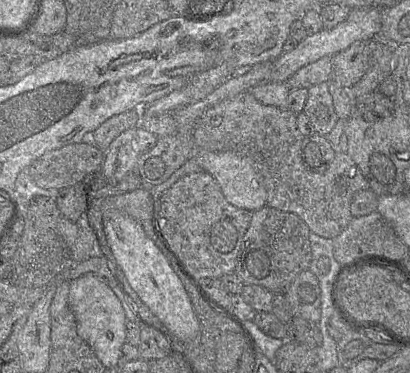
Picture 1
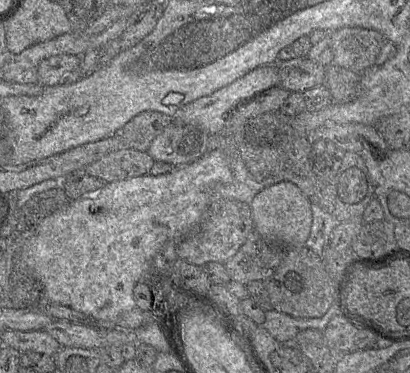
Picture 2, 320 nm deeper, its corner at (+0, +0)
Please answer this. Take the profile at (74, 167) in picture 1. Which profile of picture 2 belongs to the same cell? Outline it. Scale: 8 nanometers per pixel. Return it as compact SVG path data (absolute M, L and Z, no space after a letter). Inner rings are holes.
M122 148L87 165L84 167L84 172L102 179L105 183L110 183L146 175L154 162L147 152Z

